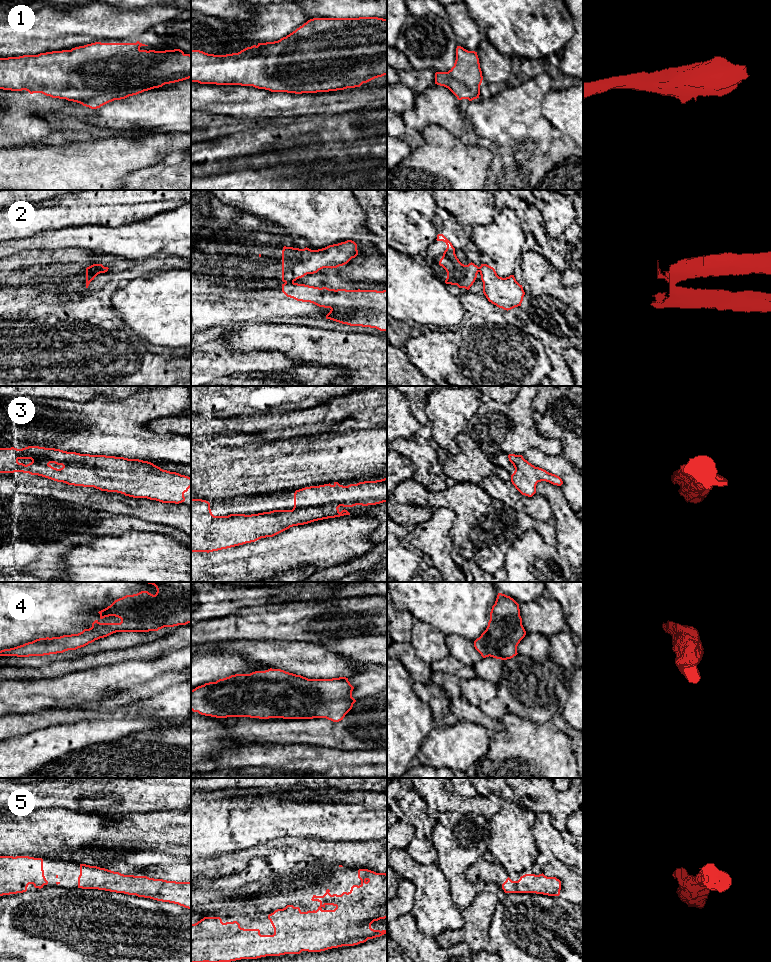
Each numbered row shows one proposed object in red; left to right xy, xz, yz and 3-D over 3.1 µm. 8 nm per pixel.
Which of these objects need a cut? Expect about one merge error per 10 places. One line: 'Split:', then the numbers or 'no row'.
Split: 2

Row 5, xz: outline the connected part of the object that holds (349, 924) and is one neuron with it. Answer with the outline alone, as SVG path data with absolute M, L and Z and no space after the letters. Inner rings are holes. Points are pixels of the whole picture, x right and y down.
M359 869L358 870L358 878L361 880L361 884L353 885L351 890L347 892L343 892L341 895L333 894L331 895L330 890L327 889L326 893L323 896L313 895L312 901L318 901L320 906L315 911L307 911L302 912L299 907L294 907L293 905L287 905L283 909L277 909L273 913L268 915L268 919L270 920L273 928L273 935L261 935L259 929L244 929L240 927L240 924L237 921L226 922L223 923L220 917L204 917L200 921L195 924L191 924L191 962L231 962L241 959L257 959L266 956L280 956L285 954L300 954L302 951L308 952L321 952L332 948L338 948L342 946L354 946L360 943L366 942L368 939L373 939L376 937L380 937L386 934L386 930L374 930L371 928L371 924L374 921L378 921L380 919L387 918L387 874L386 873L376 873L374 871L368 869Z

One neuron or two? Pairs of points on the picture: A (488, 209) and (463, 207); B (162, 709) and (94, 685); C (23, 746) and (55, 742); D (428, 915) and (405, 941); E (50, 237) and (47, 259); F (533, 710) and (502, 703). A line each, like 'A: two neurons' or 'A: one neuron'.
A: one neuron
B: two neurons
C: one neuron
D: two neurons
E: two neurons
F: one neuron

